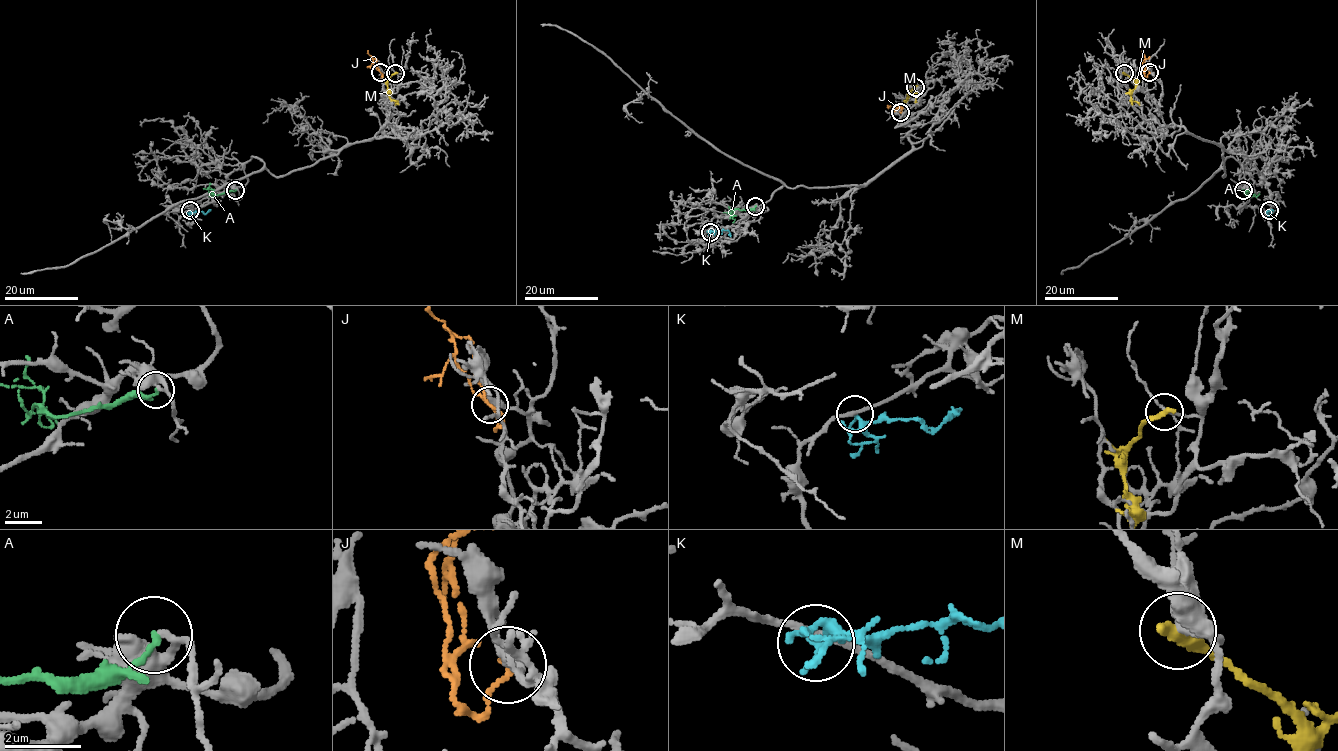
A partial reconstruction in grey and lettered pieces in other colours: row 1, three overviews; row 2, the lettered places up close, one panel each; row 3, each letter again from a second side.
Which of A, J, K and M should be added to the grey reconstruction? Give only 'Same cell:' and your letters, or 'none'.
Same cell: none

